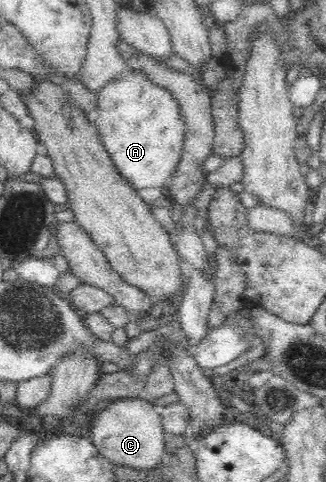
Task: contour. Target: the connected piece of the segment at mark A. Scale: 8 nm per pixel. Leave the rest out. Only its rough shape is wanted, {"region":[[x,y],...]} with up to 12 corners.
{"region":[[140,71],[96,97],[118,173],[164,189],[184,148],[178,101]]}

